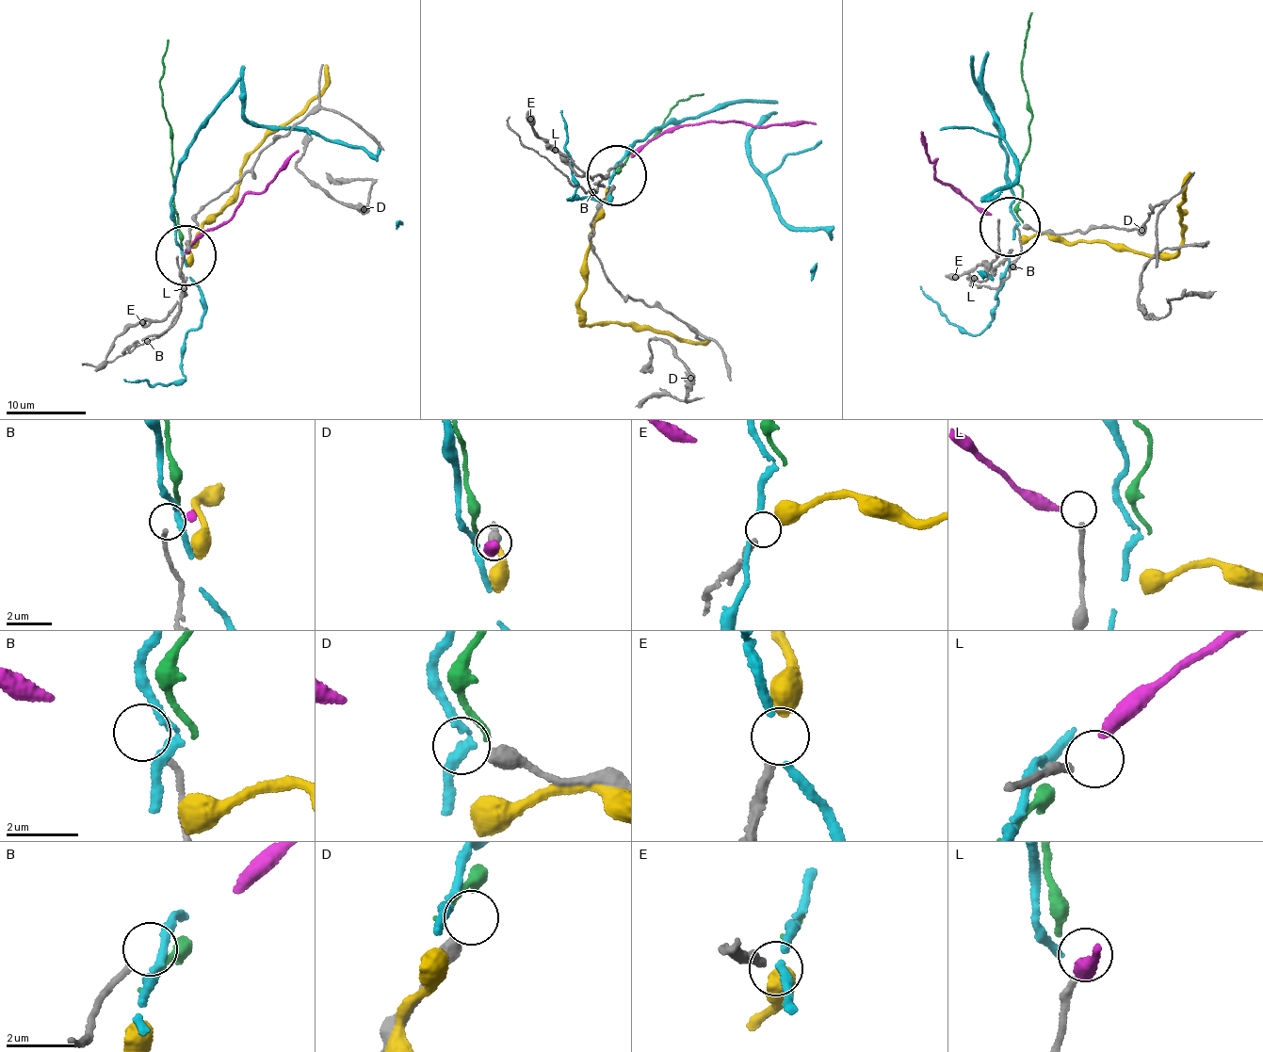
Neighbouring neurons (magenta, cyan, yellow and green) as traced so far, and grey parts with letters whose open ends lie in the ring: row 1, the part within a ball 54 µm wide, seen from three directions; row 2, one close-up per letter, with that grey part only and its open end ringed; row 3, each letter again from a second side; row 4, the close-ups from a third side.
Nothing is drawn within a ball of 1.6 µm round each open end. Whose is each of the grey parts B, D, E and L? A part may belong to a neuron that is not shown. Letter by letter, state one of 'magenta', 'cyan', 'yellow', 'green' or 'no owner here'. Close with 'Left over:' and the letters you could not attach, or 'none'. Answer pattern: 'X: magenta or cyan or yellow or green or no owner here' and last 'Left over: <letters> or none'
B: no owner here
D: no owner here
E: yellow
L: magenta
Left over: B, D

